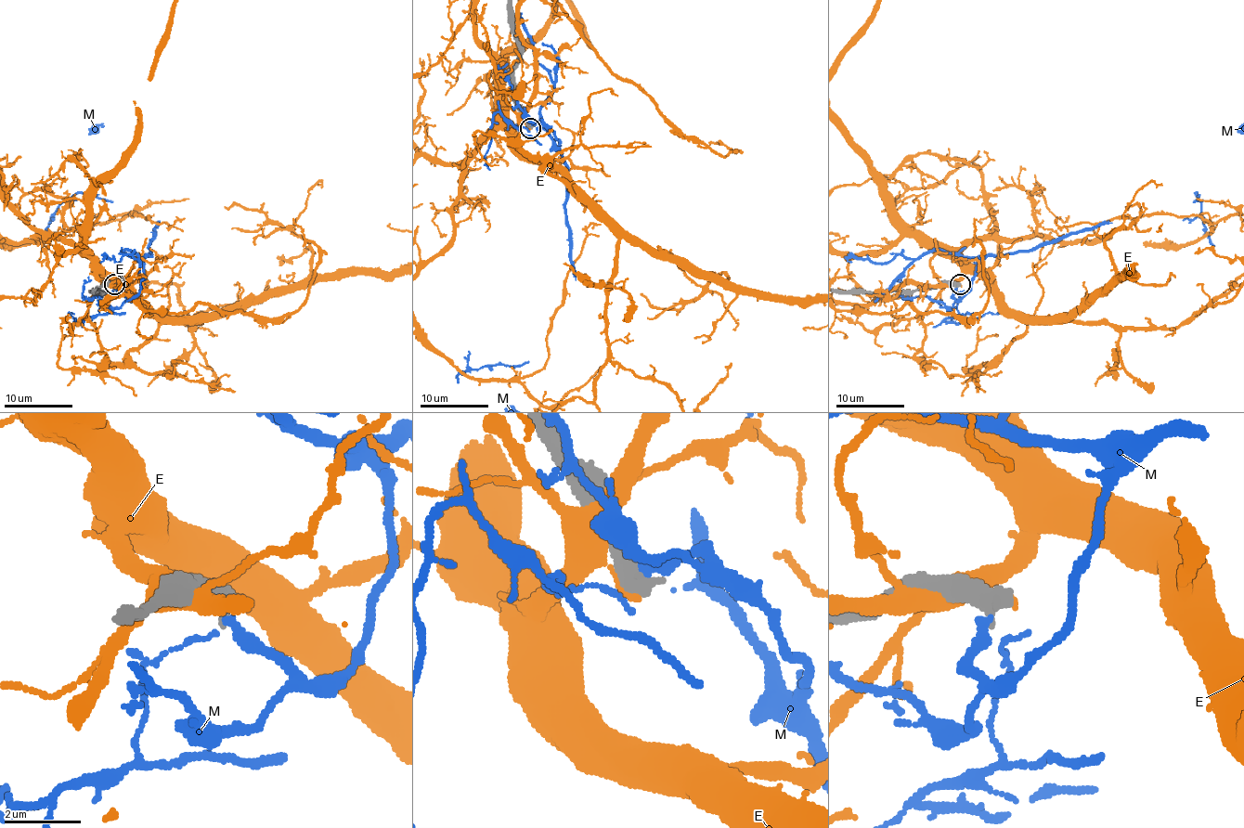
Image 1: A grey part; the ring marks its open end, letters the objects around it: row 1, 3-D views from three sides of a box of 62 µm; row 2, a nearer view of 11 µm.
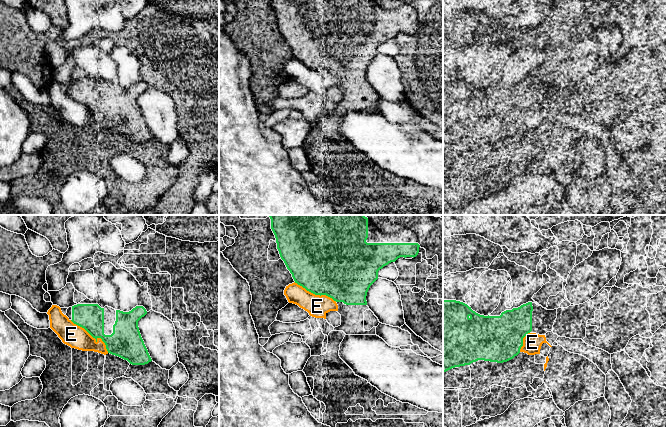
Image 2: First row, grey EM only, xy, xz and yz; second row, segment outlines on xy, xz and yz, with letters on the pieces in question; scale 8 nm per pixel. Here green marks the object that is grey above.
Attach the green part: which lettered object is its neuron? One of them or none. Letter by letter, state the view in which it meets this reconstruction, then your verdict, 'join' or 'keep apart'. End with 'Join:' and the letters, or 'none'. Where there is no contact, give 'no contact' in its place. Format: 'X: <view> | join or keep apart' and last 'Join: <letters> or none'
E: xy | keep apart
M: no contact | keep apart
Join: none

